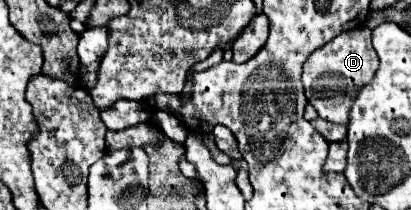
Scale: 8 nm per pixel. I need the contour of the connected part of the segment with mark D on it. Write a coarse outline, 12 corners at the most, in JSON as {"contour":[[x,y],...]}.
{"contour":[[368,26],[346,30],[308,56],[306,98],[342,126],[378,54]]}

